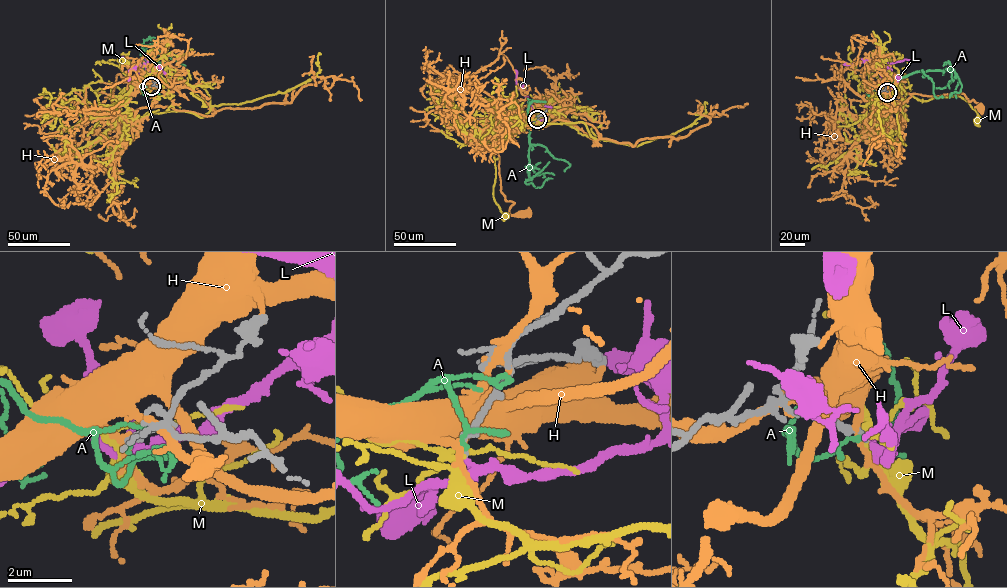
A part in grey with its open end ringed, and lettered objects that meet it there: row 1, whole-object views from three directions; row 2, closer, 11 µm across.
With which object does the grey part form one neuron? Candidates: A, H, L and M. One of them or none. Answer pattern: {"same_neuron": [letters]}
{"same_neuron": ["L"]}

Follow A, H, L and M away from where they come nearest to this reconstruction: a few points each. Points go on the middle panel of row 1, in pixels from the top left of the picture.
A: (537, 119), (529, 118), (529, 178), (536, 187), (552, 178)
H: (537, 119), (520, 119), (504, 125), (498, 137), (501, 192), (506, 200), (513, 202), (510, 214), (527, 213)
L: (537, 119), (547, 117), (536, 117), (532, 112), (526, 92), (516, 86), (515, 70)
M: (537, 119), (547, 122), (551, 113), (506, 123), (496, 133), (493, 196), (504, 216)

